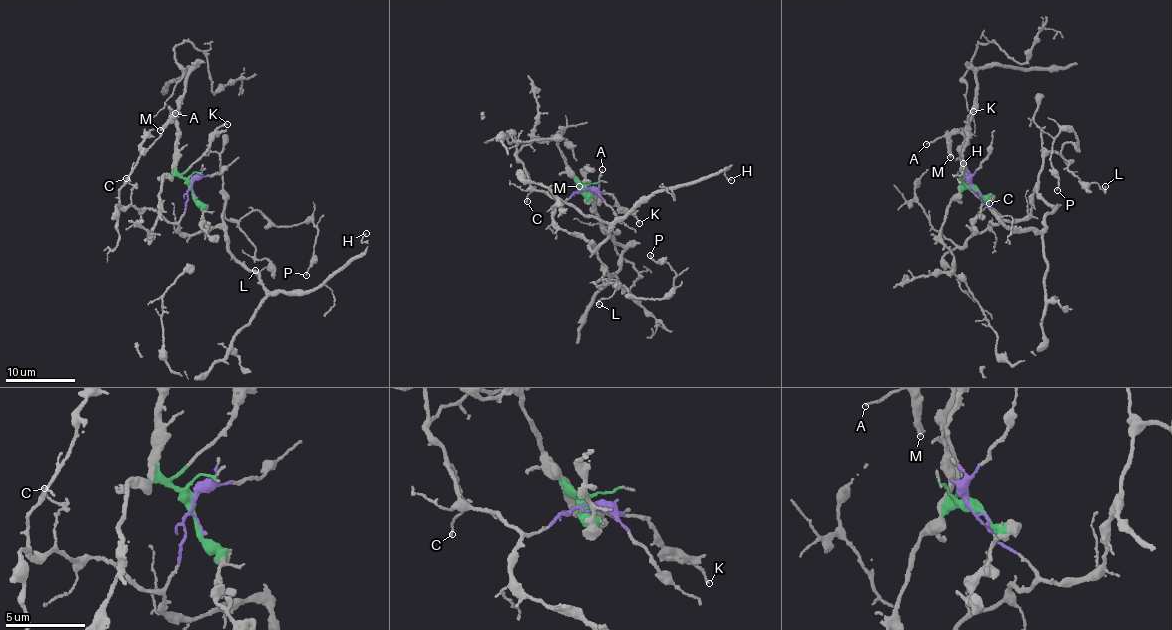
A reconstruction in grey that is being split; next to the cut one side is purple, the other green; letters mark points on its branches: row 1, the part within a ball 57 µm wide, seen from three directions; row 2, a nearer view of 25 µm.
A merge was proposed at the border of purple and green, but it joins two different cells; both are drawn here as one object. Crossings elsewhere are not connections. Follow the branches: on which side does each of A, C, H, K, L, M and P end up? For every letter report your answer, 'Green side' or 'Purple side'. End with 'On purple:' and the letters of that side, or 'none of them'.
A: Green side
C: Purple side
H: Purple side
K: Green side
L: Purple side
M: Green side
P: Purple side
On purple: C, H, L, P

